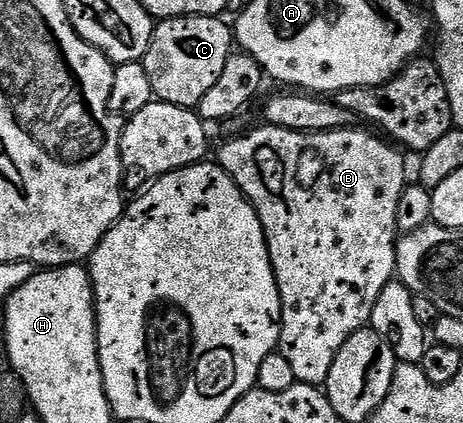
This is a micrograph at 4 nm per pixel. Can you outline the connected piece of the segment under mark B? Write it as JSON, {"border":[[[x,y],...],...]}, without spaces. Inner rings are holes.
{"border":[[[260,126],[261,128],[253,128],[250,132],[245,132],[242,136],[237,136],[234,140],[229,140],[221,148],[221,157],[219,163],[222,170],[233,179],[241,188],[241,193],[253,203],[254,210],[259,214],[259,222],[265,231],[265,241],[269,247],[269,257],[271,258],[271,266],[275,274],[275,282],[279,286],[279,298],[281,299],[281,343],[279,350],[283,354],[283,358],[287,358],[287,363],[291,365],[291,370],[295,374],[298,384],[312,384],[314,386],[324,385],[327,374],[331,370],[331,362],[335,362],[335,354],[339,354],[339,350],[343,350],[343,342],[347,342],[347,338],[351,338],[351,334],[355,334],[360,328],[366,327],[373,319],[373,311],[375,310],[375,302],[379,298],[379,294],[383,294],[383,286],[387,286],[394,279],[397,271],[397,241],[399,233],[397,223],[395,222],[395,213],[399,210],[399,194],[403,194],[407,183],[405,177],[405,160],[396,152],[398,149],[392,143],[386,142],[380,135],[374,134],[372,131],[364,132],[361,126],[352,128],[340,128],[339,130],[331,130],[330,132],[296,132],[295,130],[283,130],[282,128],[271,128],[268,126]]]}

